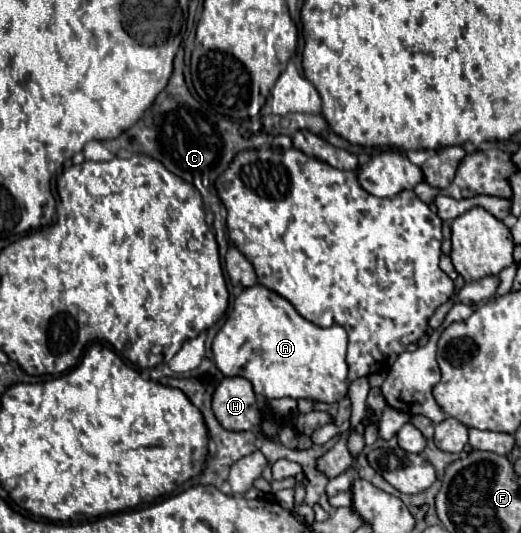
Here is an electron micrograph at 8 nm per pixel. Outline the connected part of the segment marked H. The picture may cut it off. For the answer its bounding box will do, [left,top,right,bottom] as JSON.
[213,378,261,432]

